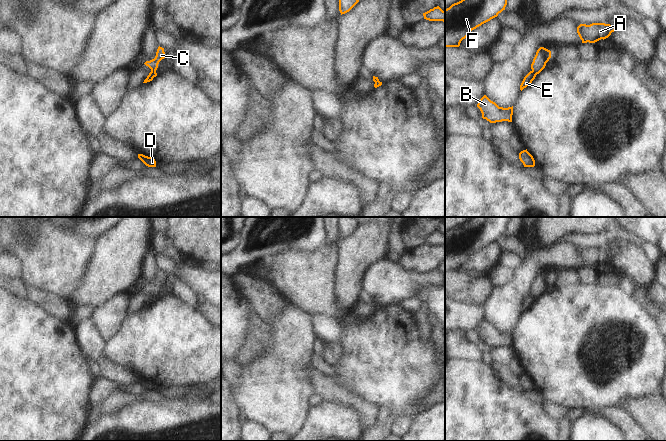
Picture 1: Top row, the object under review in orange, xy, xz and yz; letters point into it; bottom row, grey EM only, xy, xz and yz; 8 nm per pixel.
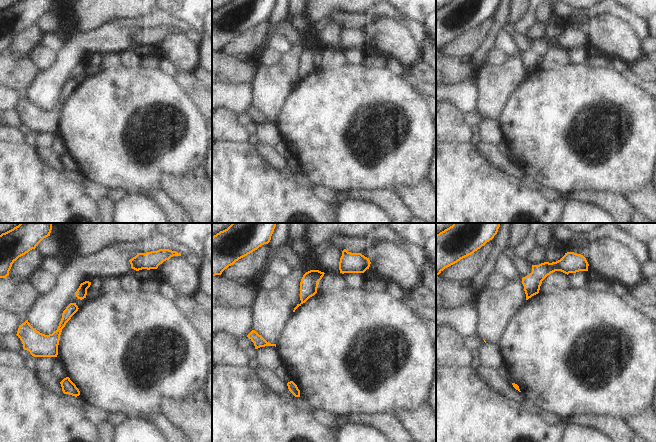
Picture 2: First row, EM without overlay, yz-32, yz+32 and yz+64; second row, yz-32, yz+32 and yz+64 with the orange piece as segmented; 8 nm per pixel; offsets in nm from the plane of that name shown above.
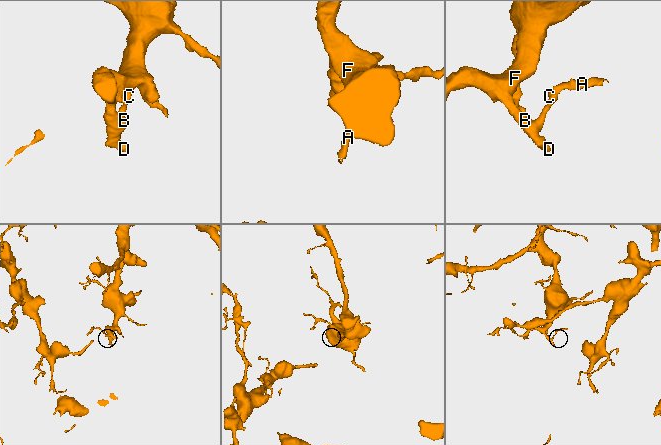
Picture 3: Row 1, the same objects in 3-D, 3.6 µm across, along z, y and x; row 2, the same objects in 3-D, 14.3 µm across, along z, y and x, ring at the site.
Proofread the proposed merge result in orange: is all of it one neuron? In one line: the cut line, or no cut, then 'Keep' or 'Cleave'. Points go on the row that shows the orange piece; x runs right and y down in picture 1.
Split along xy (151, 71), (155, 73). Cleave.

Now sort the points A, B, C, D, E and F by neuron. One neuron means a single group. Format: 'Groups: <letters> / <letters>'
Groups: A C / B D E F.

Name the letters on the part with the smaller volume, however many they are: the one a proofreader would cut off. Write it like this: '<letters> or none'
A, C

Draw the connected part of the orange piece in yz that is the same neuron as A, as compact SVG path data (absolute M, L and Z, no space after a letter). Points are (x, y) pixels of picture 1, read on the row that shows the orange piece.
M592 23L590 25L580 24L577 27L577 33L582 40L582 43L595 43L601 39L608 38L618 26L605 23Z

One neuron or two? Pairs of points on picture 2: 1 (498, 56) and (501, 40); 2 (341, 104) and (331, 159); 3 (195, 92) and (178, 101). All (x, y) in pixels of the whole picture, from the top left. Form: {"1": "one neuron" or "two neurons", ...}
{"1": "two neurons", "2": "one neuron", "3": "two neurons"}

